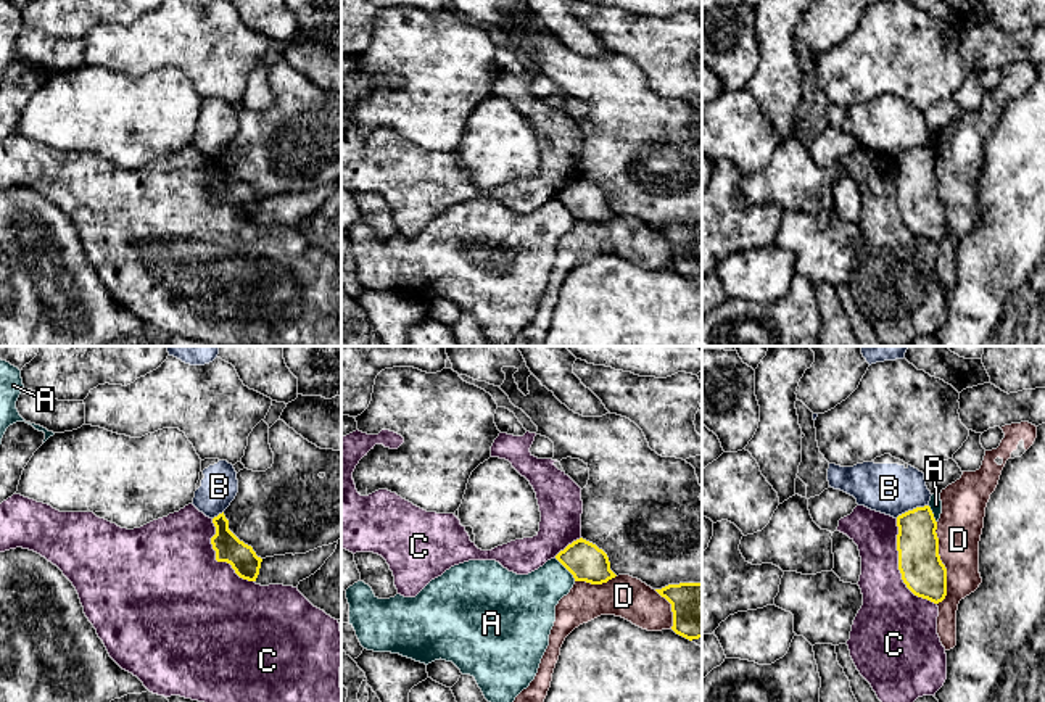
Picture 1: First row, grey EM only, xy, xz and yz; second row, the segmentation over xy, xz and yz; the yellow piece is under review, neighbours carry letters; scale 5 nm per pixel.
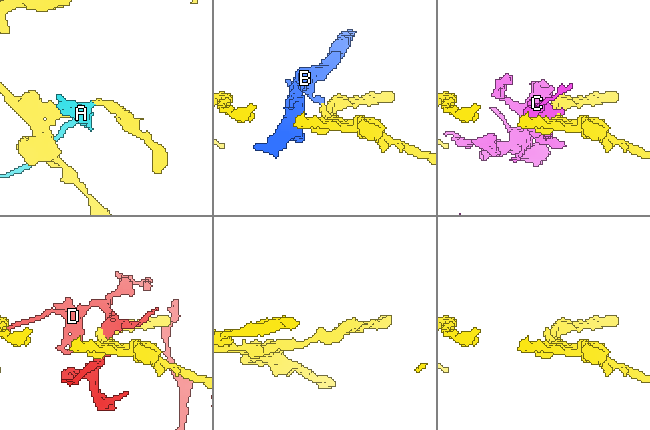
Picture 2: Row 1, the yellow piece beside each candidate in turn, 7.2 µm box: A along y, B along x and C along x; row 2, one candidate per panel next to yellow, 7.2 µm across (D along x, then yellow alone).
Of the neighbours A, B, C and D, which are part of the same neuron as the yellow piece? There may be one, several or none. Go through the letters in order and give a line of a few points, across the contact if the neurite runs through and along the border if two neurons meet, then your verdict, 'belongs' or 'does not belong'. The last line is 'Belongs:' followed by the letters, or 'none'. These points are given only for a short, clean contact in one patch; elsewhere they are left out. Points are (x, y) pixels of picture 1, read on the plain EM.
A: does not belong
B: line yz (928, 144), (916, 145), (896, 156); does not belong
C: does not belong
D: does not belong
Belongs: none

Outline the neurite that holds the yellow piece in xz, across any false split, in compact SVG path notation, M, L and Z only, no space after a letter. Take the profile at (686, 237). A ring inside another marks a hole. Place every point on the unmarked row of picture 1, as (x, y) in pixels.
M679 222L655 229L671 243L671 269L692 280L702 277L702 222Z

